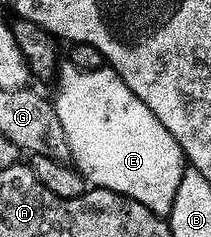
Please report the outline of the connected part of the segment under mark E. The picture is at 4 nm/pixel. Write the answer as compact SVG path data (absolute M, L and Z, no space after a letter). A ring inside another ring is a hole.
M65 61L58 67L55 83L59 87L53 104L69 139L71 161L76 169L82 175L88 176L96 188L125 195L141 203L158 217L168 218L187 170L186 153L183 151L183 146L177 143L176 137L157 119L157 115L137 98L113 68L82 71L70 61Z

